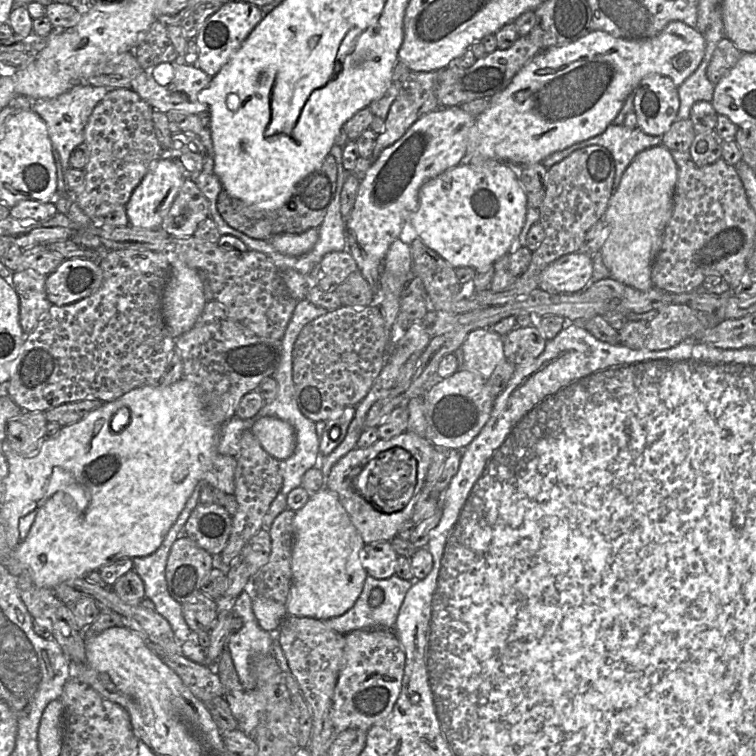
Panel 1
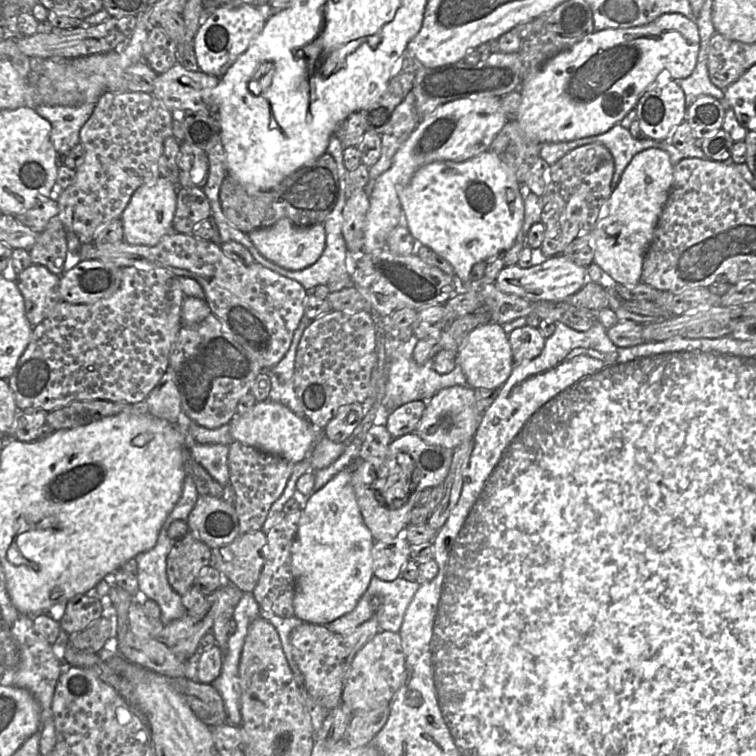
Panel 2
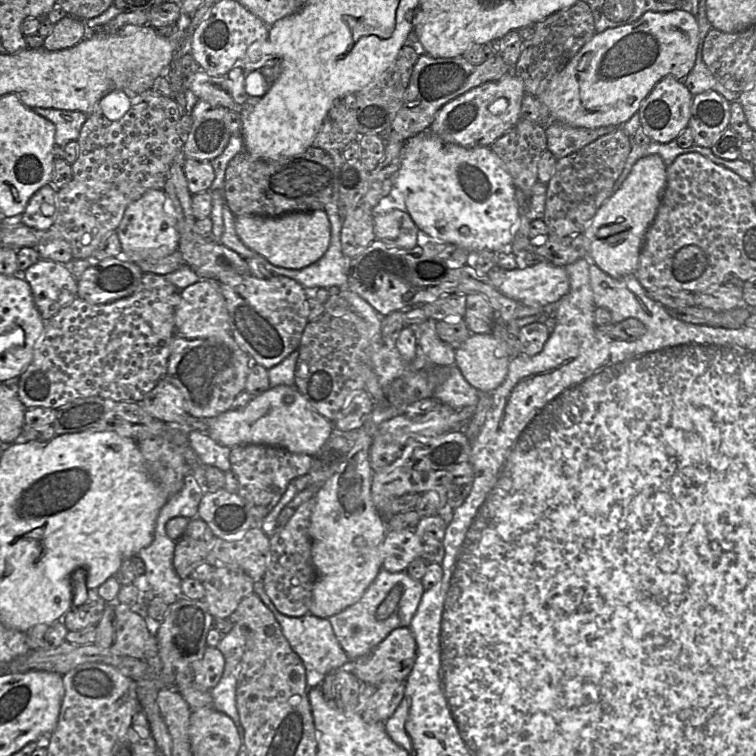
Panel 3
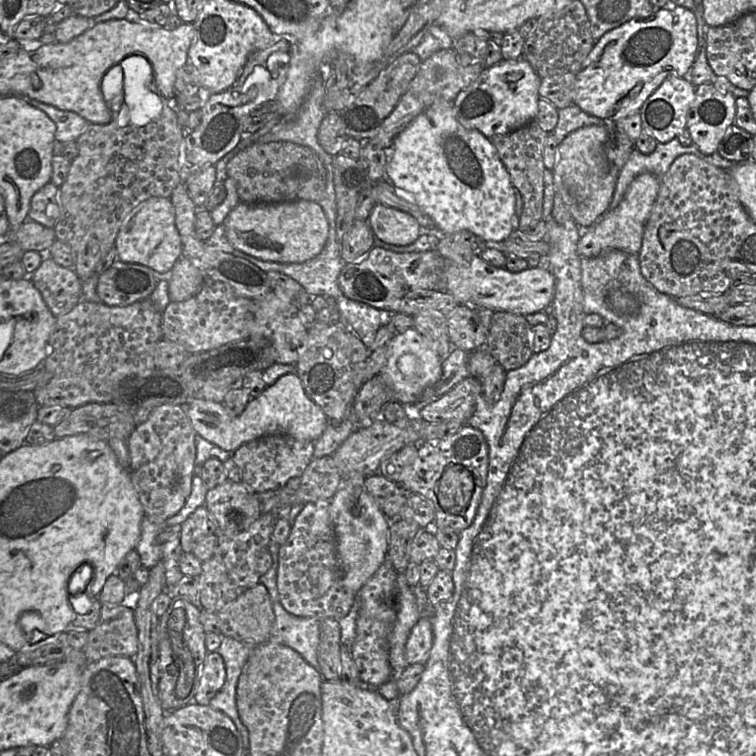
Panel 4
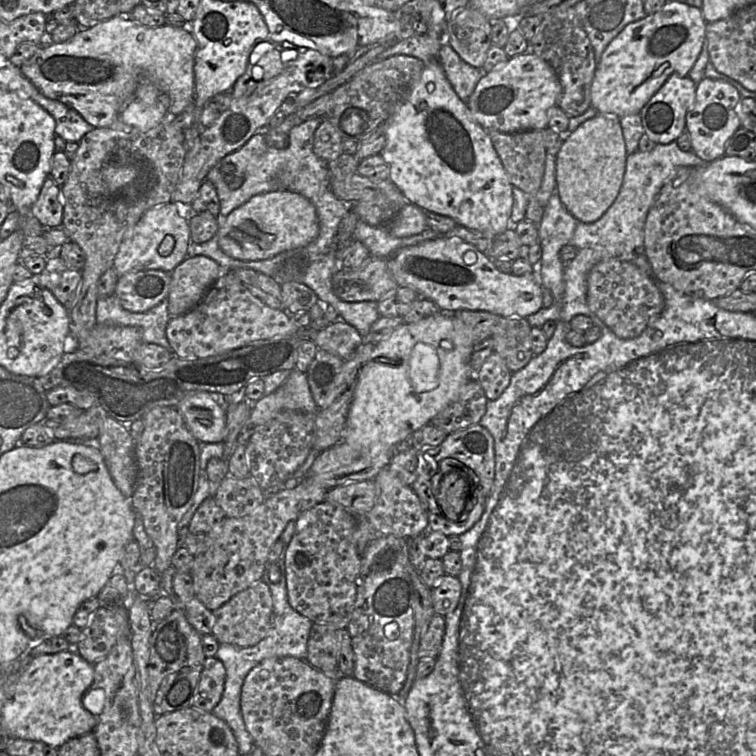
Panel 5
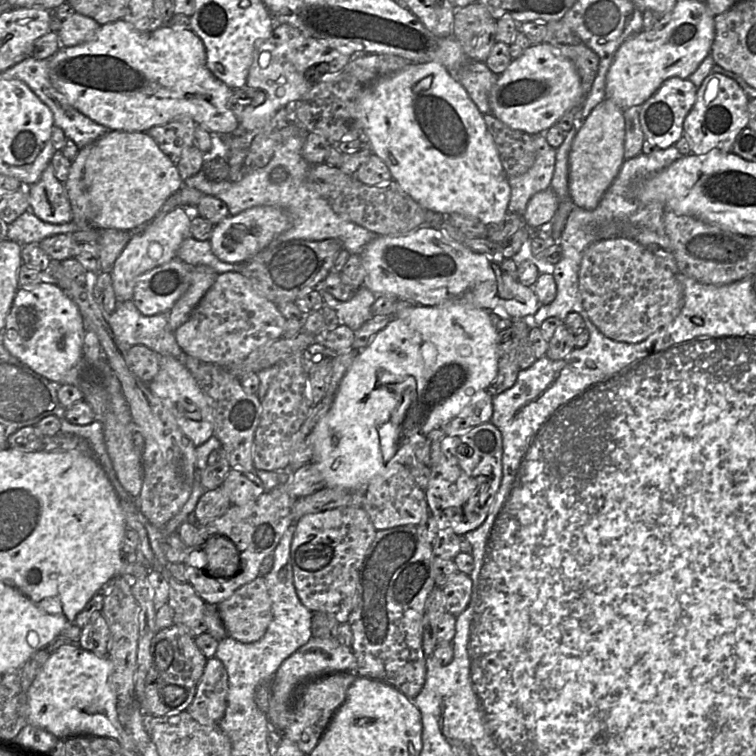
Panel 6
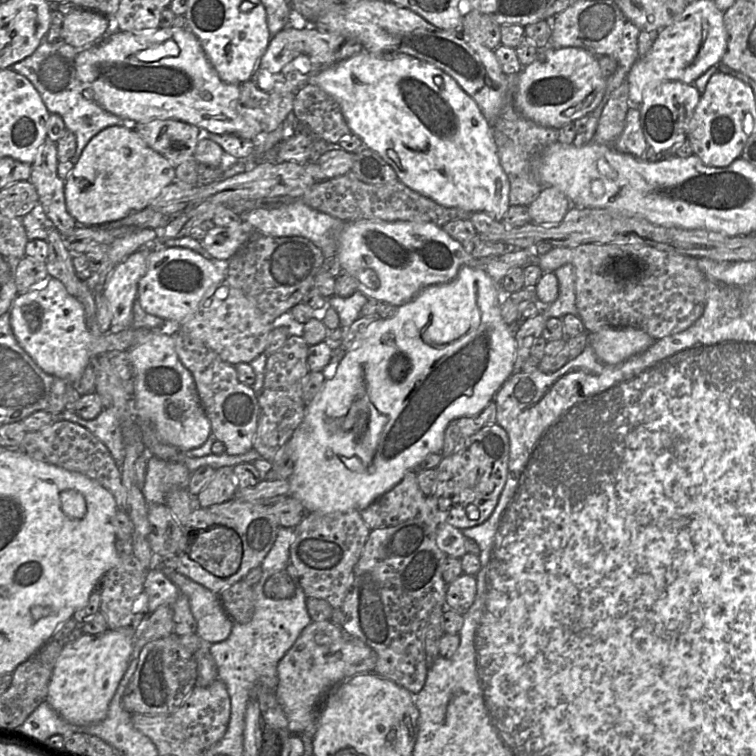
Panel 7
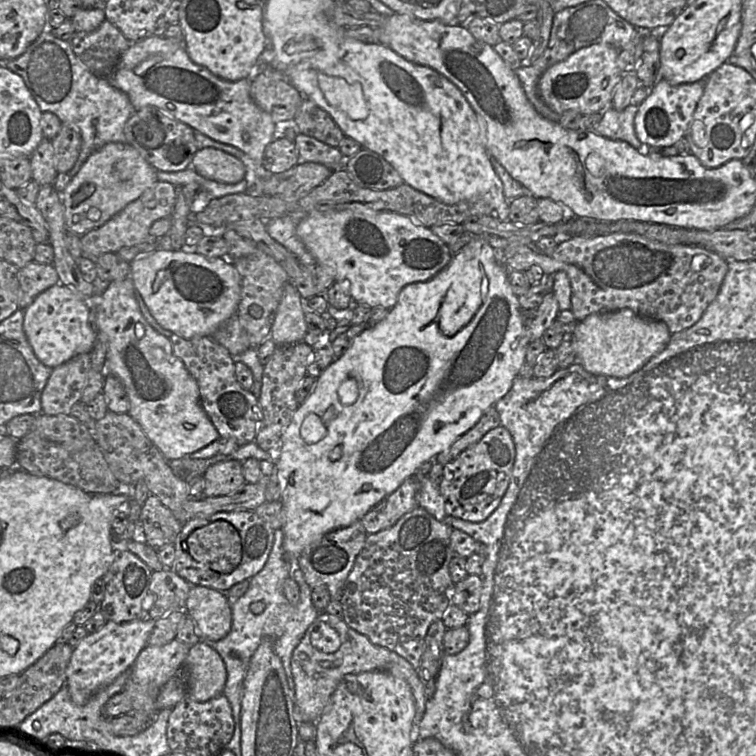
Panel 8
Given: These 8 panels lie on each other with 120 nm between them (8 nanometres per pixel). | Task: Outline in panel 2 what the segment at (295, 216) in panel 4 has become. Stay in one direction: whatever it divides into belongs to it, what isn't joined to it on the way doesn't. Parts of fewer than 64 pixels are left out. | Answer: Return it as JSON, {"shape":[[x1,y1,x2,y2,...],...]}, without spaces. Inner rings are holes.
{"shape":[[281,218,268,227,254,229,248,236,265,258,283,268,295,271,314,264,322,255,326,243,323,224,297,227,287,218]]}

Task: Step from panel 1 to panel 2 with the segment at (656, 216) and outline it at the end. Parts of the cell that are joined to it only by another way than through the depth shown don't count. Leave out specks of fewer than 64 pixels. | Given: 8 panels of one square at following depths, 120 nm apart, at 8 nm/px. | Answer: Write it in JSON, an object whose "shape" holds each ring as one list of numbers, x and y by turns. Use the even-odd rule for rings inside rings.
{"shape":[[648,148,637,153,624,170,617,187,601,207,597,222,589,233,594,237,594,263,609,280,621,285,636,285,641,282,644,258,673,184,673,167,668,153,662,149]]}

